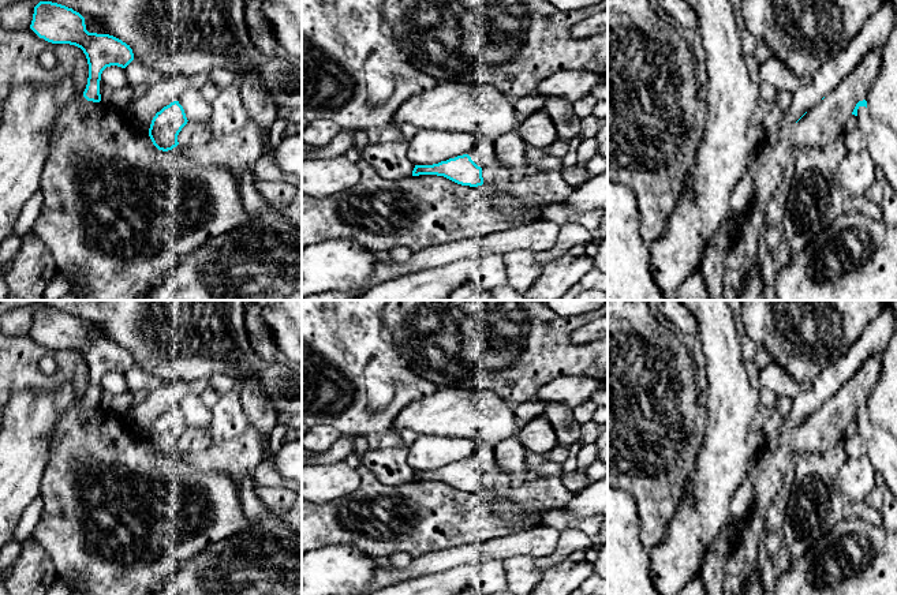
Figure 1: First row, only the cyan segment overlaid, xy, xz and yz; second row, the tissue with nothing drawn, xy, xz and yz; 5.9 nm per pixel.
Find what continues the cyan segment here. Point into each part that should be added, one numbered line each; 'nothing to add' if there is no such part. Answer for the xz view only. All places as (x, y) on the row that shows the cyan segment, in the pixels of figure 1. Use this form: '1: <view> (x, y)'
nothing to add

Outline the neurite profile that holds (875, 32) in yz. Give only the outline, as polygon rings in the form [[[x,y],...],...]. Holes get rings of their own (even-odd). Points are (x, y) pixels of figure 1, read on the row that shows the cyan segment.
[[[885,0],[849,46],[840,56],[834,57],[833,63],[826,63],[793,93],[791,105],[784,111],[781,120],[784,132],[791,131],[808,109],[816,105],[834,86],[848,76],[872,48],[883,45],[896,22],[893,3]]]

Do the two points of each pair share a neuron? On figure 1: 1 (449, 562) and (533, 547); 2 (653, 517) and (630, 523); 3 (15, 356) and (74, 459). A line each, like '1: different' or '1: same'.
1: same
2: different
3: same

